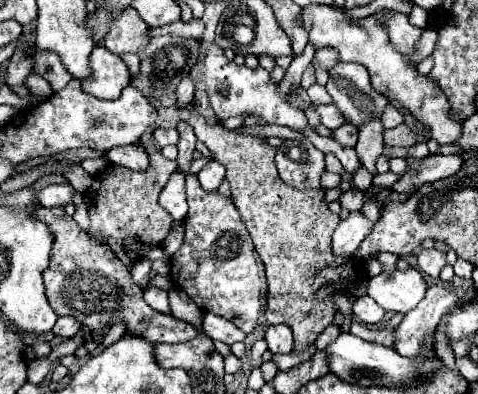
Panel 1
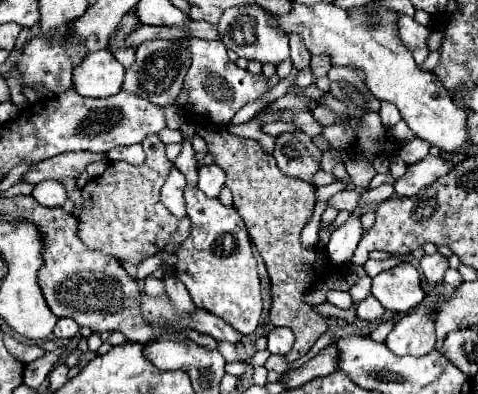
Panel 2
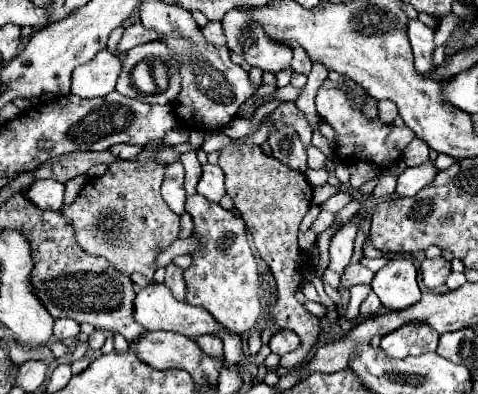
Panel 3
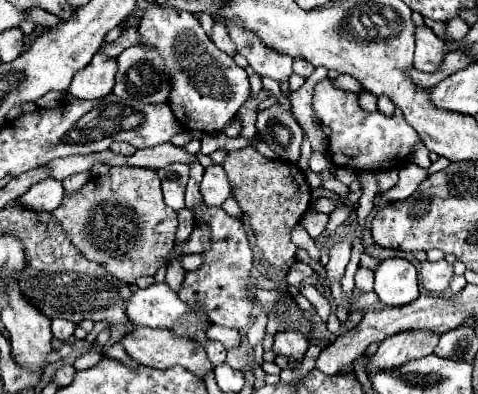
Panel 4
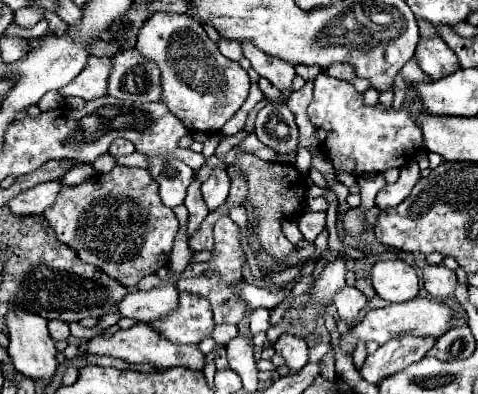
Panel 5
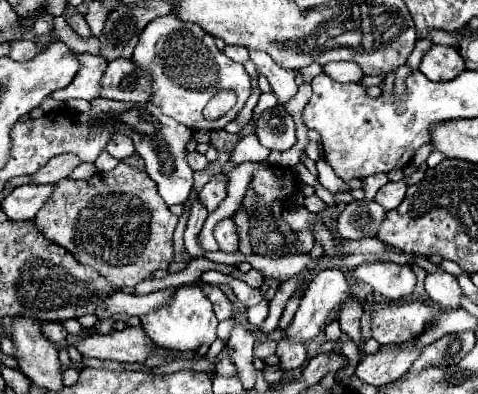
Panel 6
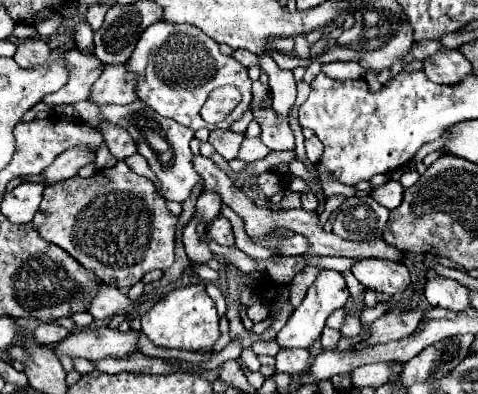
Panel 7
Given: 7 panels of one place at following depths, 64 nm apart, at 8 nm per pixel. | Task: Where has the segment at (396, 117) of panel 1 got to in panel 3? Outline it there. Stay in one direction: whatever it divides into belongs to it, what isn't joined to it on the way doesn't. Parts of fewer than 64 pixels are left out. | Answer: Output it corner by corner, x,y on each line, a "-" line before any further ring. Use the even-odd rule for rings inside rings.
378,100
378,116
386,122
394,122
394,118
398,116
398,108
392,100

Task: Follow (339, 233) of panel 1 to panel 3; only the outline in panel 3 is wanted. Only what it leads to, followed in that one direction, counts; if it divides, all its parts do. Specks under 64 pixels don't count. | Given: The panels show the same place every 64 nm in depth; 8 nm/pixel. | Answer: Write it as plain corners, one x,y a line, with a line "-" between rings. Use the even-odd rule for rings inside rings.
348,222
344,224
330,242
330,264
328,268
334,270
336,274
342,274
344,268
348,266
350,258
352,258
352,248
354,248
354,238
356,238
356,224

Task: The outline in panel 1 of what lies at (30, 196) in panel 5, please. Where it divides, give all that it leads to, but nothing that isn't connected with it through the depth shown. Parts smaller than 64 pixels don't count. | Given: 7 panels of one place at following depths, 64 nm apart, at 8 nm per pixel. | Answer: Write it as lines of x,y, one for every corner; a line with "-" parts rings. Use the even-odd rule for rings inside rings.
50,184
38,192
38,202
42,206
66,206
68,202
72,202
72,186

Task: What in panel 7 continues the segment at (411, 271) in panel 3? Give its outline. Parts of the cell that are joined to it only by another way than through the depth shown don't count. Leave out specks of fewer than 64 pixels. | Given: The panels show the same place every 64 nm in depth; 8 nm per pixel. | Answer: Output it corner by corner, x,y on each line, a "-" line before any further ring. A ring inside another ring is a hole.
360,258
352,266
352,274
370,290
394,296
410,284
410,272
404,264
378,258

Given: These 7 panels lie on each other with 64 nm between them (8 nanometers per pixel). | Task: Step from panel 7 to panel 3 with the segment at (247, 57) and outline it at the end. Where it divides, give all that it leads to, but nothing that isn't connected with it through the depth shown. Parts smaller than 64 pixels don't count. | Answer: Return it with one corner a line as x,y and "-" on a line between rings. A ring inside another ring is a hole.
210,22
202,32
204,32
204,38
208,42
212,42
214,46
226,44
226,36
224,36
224,30
222,30
222,24
220,22

